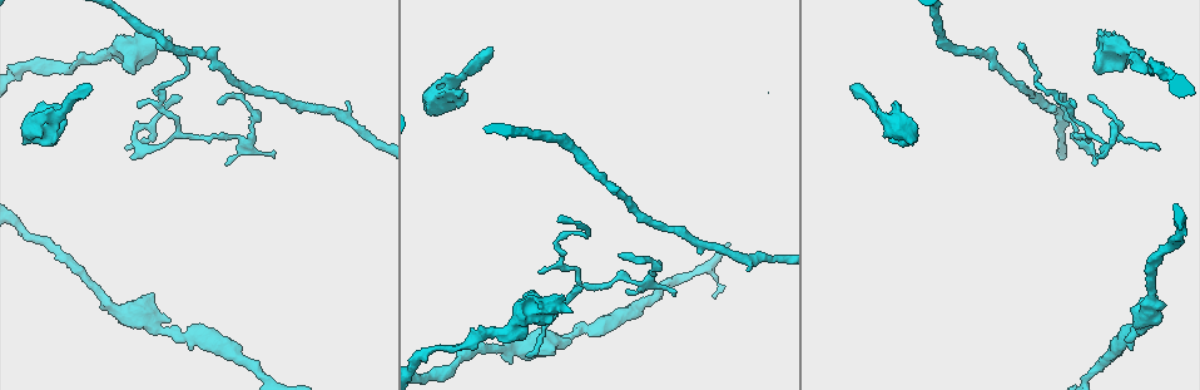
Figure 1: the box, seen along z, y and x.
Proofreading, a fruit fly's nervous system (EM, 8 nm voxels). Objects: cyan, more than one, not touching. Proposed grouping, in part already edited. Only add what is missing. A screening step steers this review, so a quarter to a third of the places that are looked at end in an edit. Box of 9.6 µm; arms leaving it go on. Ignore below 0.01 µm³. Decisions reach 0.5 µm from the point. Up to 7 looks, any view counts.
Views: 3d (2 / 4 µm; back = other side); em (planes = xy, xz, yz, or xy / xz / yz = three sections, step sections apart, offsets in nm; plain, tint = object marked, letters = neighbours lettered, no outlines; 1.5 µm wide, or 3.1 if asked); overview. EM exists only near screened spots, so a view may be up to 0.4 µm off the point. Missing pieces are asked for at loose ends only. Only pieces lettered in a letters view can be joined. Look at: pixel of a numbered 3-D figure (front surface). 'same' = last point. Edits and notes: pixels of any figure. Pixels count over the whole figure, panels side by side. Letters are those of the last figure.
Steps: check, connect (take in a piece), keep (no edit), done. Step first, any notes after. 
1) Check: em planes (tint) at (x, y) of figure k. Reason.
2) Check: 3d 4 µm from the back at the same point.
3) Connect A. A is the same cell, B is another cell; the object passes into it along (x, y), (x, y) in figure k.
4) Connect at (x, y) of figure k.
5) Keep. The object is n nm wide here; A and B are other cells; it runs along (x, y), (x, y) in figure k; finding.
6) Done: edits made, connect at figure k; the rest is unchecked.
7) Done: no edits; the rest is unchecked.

Check: 3d 4 µm from the back at (1021, 43) of figure 1. Long arm stops here.

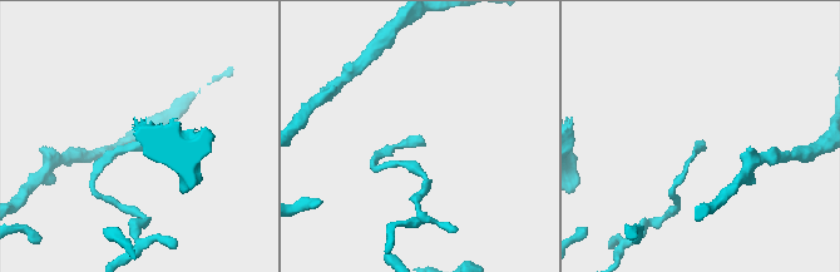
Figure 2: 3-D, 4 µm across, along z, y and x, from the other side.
Check: em planes (letters) at (423, 143) of figure 2. Need the tissue.

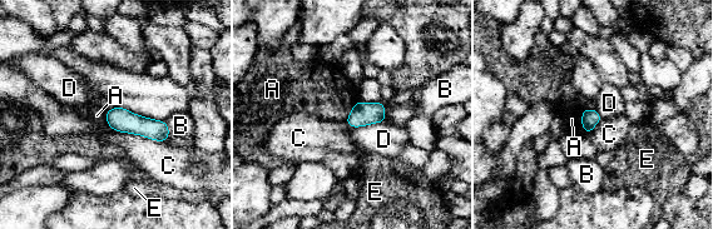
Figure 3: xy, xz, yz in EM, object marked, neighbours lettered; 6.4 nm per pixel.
Keep. The object is 110 nm wide here; A, B, C, D and E are other cells; a border runs along (105, 123), (162, 143) in figure 3; no lettered piece goes on from it.

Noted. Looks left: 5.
Check: 3d 2 µm at (456, 101) of figure 1. Stops while still wide.

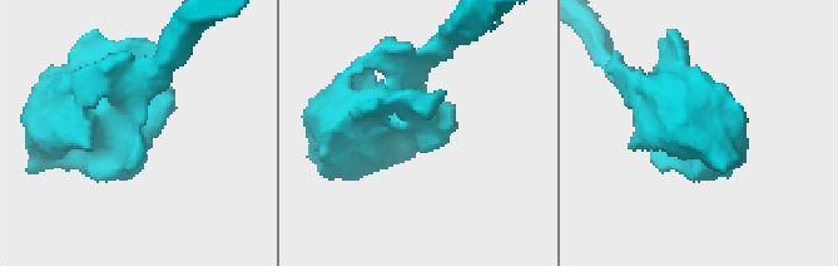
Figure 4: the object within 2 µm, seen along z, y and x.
Check: em yz step 8 (letters) at (140, 167) of figure 4. Shape alone is not enough.

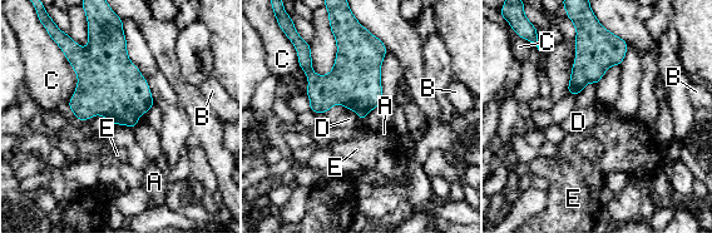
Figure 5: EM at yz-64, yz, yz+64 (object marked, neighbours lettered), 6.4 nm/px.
Keep. A, B, C, D and E are other cells; a border runs along (345, 108), (350, 108), (361, 122) in figure 5; no lettered piece goes on from it.

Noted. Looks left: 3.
Check: em planes (tint) at (671, 294) of figure 1. An open end.

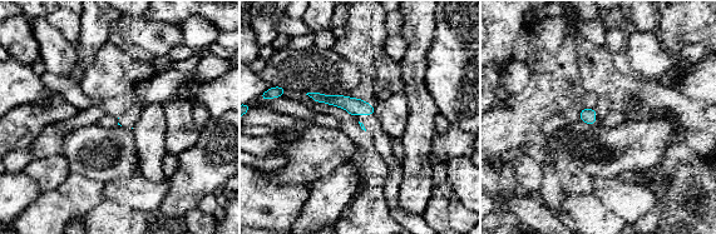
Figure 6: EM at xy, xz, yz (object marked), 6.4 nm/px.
Check: em planes (letters) at the same point. What lies round it.

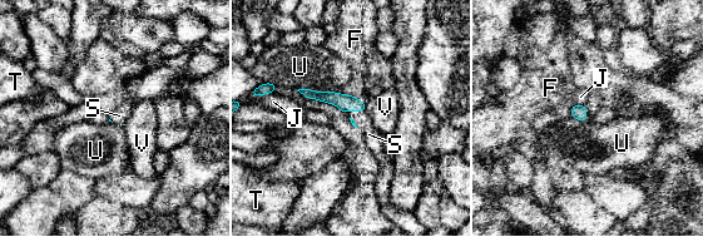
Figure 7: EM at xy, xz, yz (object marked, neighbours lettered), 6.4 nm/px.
Connect S. S is the same cell, F, J, T, U and V are other cells; the neuron continues.

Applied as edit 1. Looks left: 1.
Done: edits made, connect at figure 7; the rest is unchecked.

